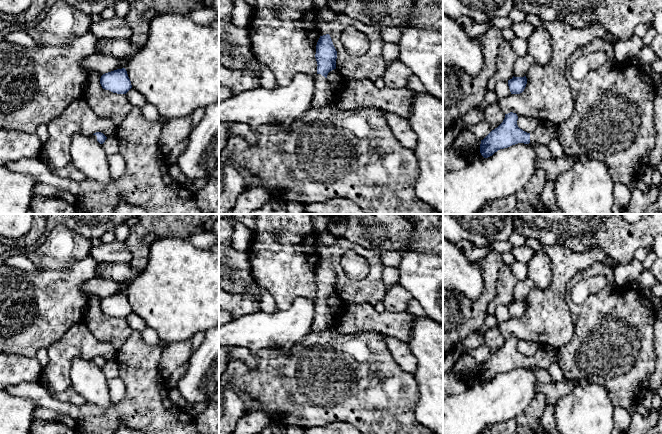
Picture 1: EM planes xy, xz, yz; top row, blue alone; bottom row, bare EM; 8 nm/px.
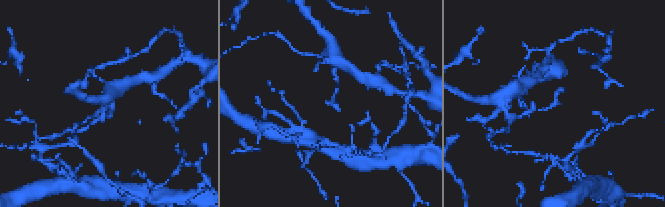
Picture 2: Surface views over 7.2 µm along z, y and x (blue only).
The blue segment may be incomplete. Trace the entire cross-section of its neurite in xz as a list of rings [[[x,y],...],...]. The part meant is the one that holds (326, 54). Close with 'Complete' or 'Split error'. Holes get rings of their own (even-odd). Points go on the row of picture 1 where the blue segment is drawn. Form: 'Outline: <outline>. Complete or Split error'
Outline: [[[329,34],[320,36],[315,58],[318,66],[311,105],[312,107],[329,106],[334,99],[334,92],[330,89],[330,83],[326,78],[330,71],[336,69],[337,59],[337,51]]]. Split error

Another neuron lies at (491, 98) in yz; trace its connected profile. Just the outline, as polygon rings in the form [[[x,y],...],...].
[[[490,91],[487,95],[487,98],[485,100],[483,100],[483,102],[481,103],[482,106],[484,107],[488,107],[489,105],[494,104],[495,102],[497,102],[499,99],[495,93],[495,91]]]

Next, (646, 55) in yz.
[[[643,46],[637,55],[637,59],[645,64],[651,65],[656,59],[657,55],[650,46]]]

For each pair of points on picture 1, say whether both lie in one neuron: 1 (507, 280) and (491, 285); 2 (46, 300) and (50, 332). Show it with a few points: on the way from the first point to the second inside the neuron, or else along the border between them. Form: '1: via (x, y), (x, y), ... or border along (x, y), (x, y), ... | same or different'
1: border along (504, 264), (499, 273), (496, 294), (487, 305) | different
2: via (46, 308), (46, 324) | same

